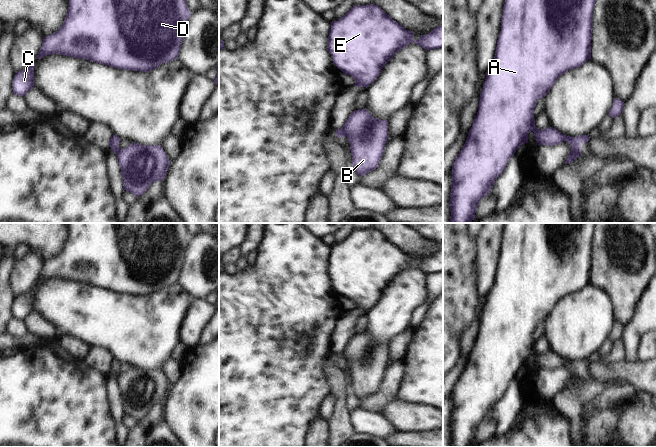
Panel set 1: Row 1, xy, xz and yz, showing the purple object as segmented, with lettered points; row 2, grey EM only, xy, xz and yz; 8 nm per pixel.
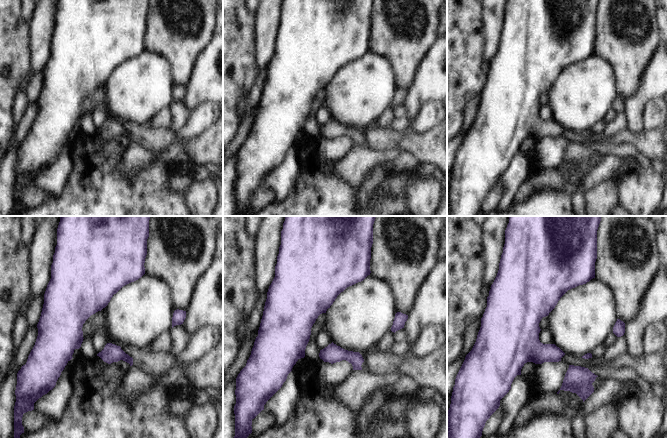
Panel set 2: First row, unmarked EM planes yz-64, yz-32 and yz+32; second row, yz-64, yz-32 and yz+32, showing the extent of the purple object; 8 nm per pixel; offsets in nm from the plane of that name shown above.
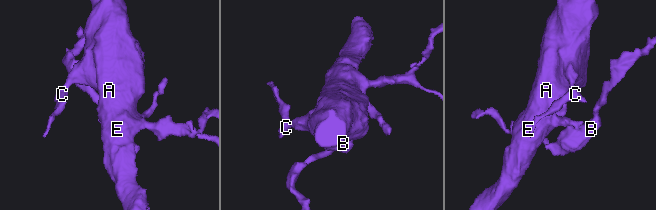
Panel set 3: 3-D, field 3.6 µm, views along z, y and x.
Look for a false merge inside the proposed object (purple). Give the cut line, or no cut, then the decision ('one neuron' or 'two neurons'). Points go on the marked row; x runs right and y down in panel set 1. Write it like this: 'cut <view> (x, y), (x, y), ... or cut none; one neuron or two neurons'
cut yz (571, 148), (580, 152); two neurons

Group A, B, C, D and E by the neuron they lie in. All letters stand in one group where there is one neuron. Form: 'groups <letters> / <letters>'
groups A C D E / B

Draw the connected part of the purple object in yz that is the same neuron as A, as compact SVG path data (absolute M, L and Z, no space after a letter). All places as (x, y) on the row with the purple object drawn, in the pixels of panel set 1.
M505 0L495 57L486 72L478 112L466 142L452 166L450 223L470 223L476 218L475 213L481 199L490 194L495 180L503 173L510 157L522 144L528 143L531 131L539 145L553 146L567 141L575 152L581 152L581 145L590 140L589 135L565 136L553 127L539 130L535 126L534 108L561 75L591 59L595 3L596 0Z

